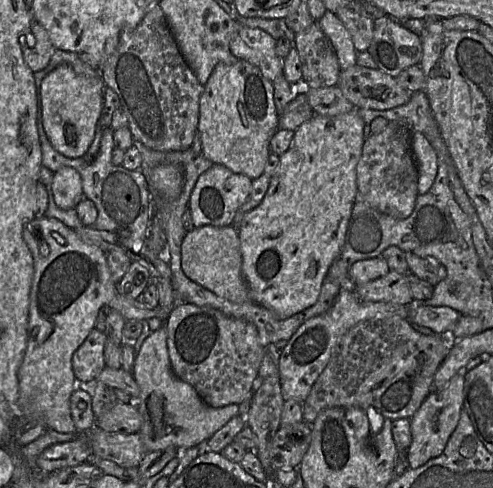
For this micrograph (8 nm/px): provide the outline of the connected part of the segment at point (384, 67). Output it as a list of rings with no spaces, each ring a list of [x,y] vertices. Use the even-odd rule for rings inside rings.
[[[385,13],[377,16],[373,24],[374,33],[368,52],[376,63],[378,70],[396,77],[407,67],[419,64],[422,56],[422,46],[418,34],[410,31],[399,21]]]

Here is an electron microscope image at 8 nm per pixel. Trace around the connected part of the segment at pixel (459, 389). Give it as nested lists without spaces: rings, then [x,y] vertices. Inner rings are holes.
[[[463,374],[455,375],[443,389],[431,391],[410,418],[412,441],[406,450],[409,469],[419,468],[442,454],[463,410],[463,387]]]

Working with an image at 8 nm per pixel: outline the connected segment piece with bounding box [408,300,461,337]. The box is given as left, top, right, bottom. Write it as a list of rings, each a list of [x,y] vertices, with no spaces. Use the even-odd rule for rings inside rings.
[[[413,300],[409,306],[408,321],[410,323],[415,323],[420,326],[427,327],[438,335],[445,335],[446,337],[450,337],[451,329],[453,325],[459,320],[461,315],[449,307],[432,307],[416,304],[415,302],[419,301]]]

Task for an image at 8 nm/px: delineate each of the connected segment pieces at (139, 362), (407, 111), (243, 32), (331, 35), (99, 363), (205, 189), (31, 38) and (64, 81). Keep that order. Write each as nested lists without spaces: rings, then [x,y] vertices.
[[[164,326],[153,331],[138,351],[133,376],[140,395],[134,403],[141,415],[139,434],[147,452],[174,446],[180,450],[206,442],[215,432],[240,413],[238,404],[213,408],[204,403],[197,391],[173,372],[167,347],[167,329]]]
[[[424,89],[411,92],[409,101],[389,110],[357,109],[358,115],[365,123],[365,138],[371,134],[369,125],[376,117],[384,117],[388,121],[401,121],[408,124],[413,131],[424,134],[427,117],[432,114],[427,93]]]
[[[242,26],[232,37],[230,50],[238,59],[257,66],[272,82],[283,75],[283,60],[276,54],[276,40],[262,29]]]
[[[326,11],[317,20],[317,23],[324,34],[330,40],[340,66],[340,70],[348,69],[356,64],[357,51],[354,47],[351,36],[336,13]]]
[[[96,327],[74,352],[72,368],[75,377],[85,384],[95,384],[99,373],[106,367],[104,349],[107,343],[105,332]]]
[[[214,164],[204,172],[195,183],[190,194],[188,209],[195,228],[211,225],[224,227],[233,224],[239,208],[250,195],[252,179],[244,174],[235,173],[221,164]]]
[[[35,22],[30,32],[22,40],[23,58],[27,66],[35,73],[45,69],[56,50],[46,29]]]
[[[60,64],[41,83],[41,121],[51,145],[68,158],[84,156],[90,148],[103,108],[105,84],[99,75],[77,74],[71,65]]]

